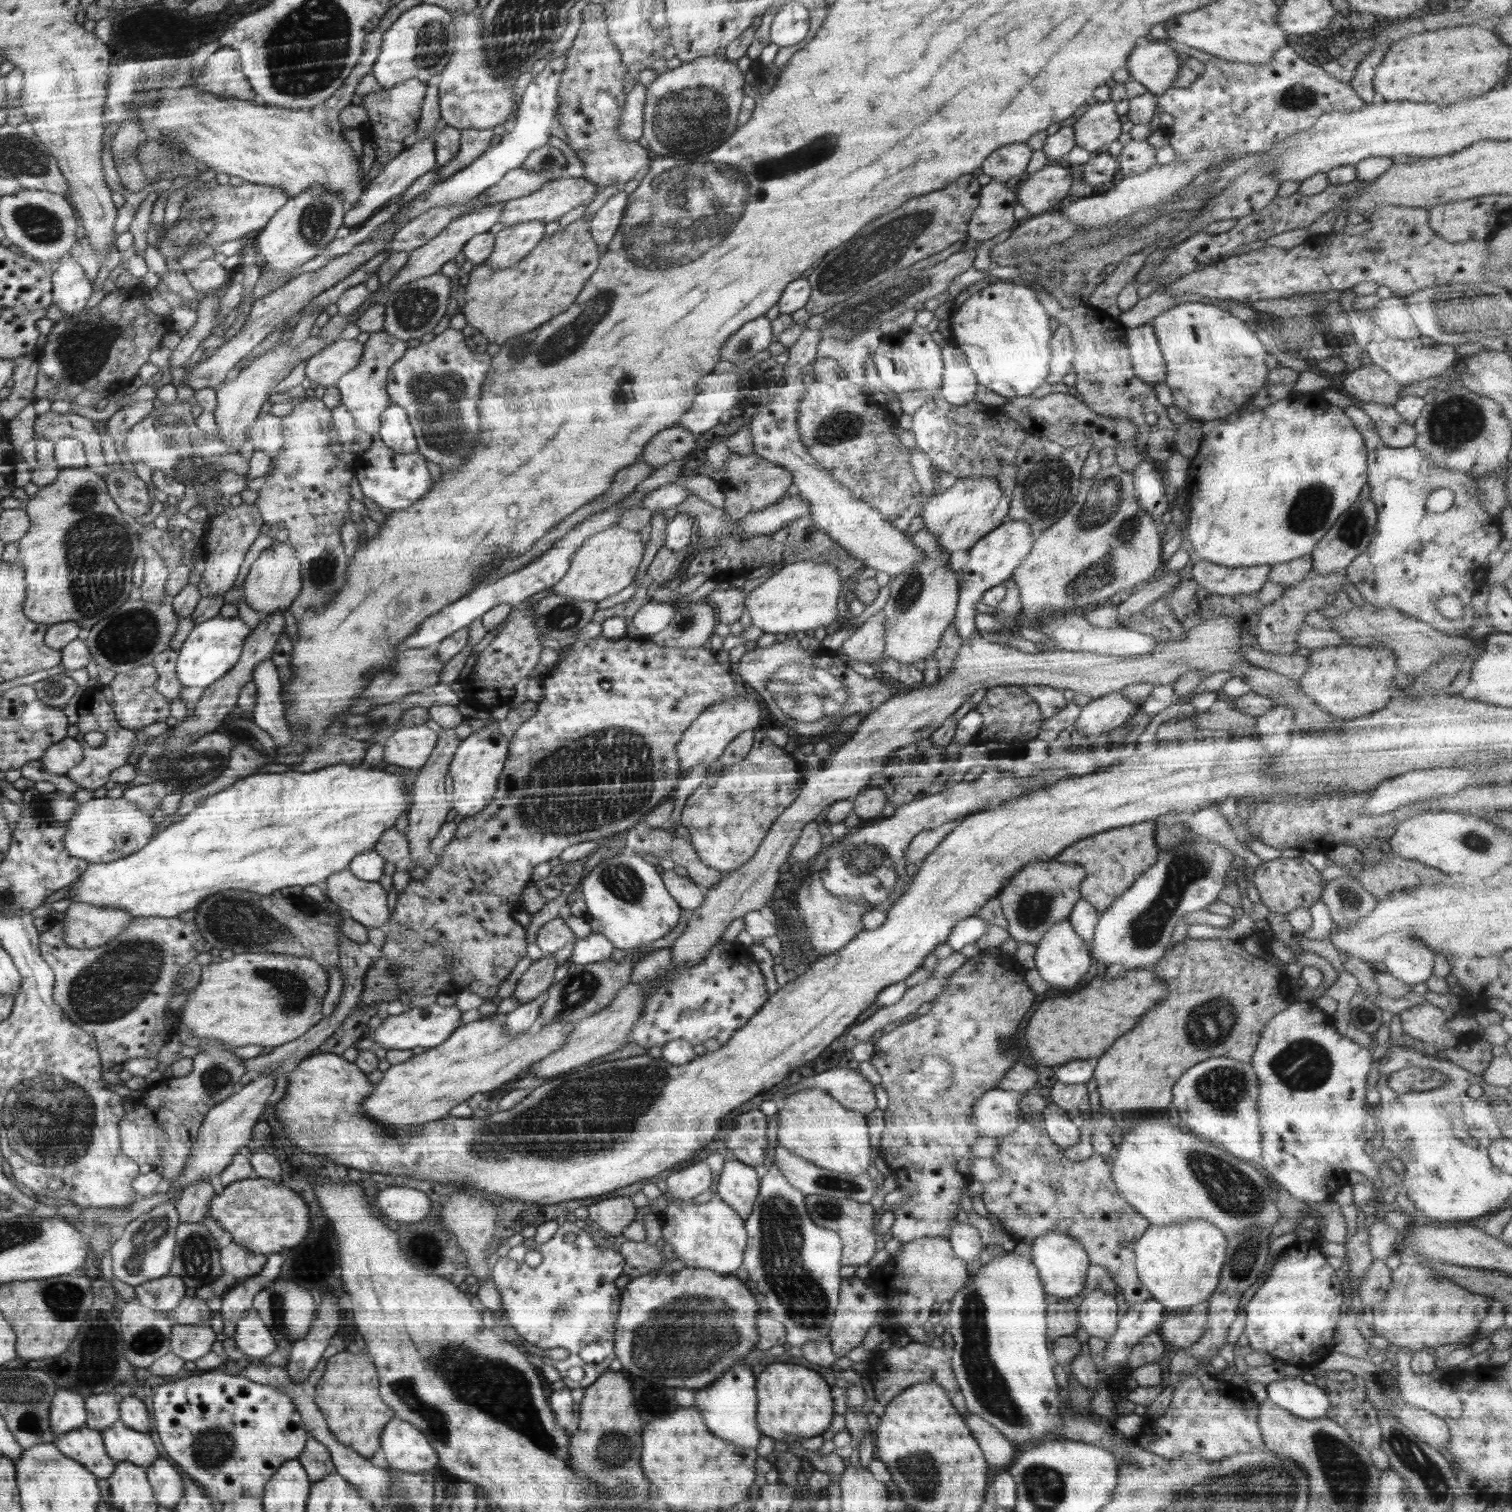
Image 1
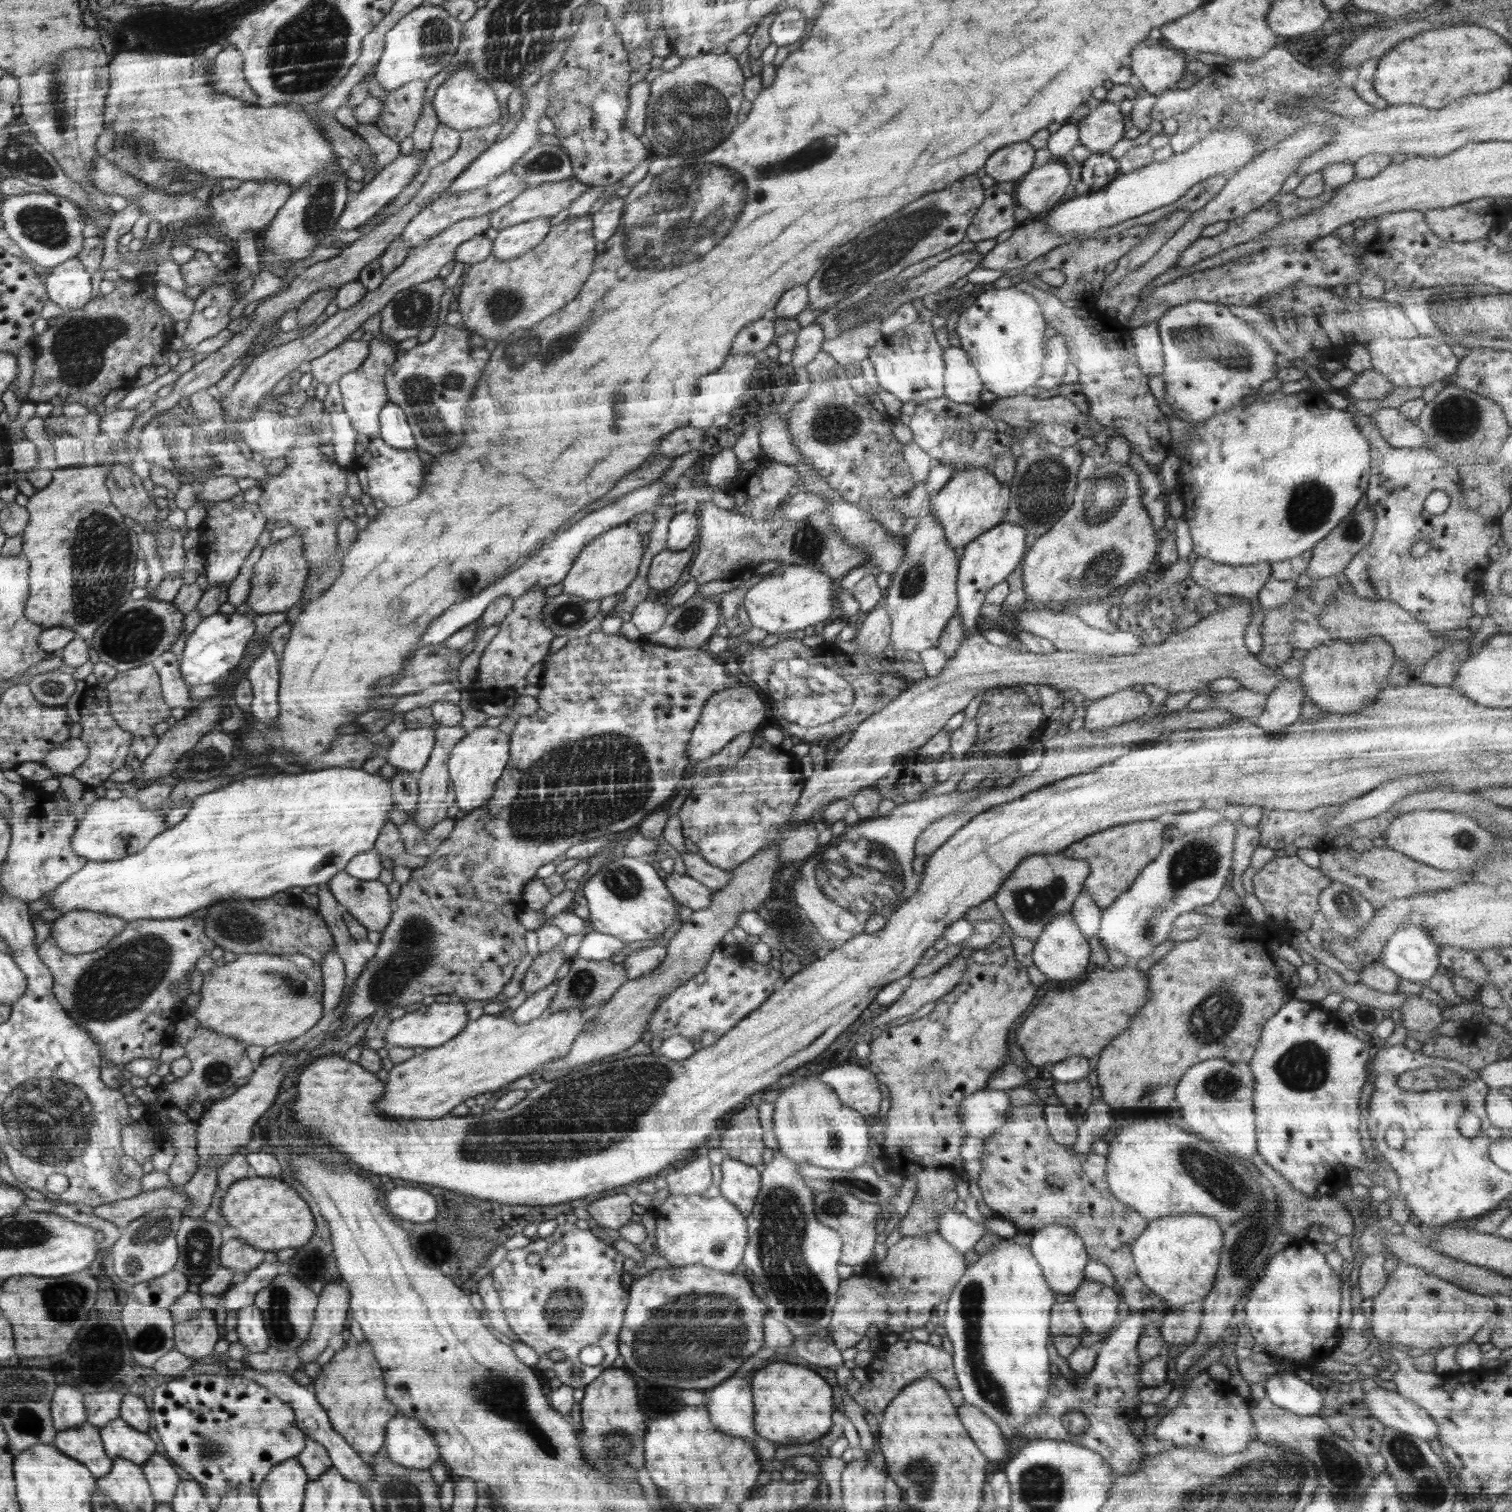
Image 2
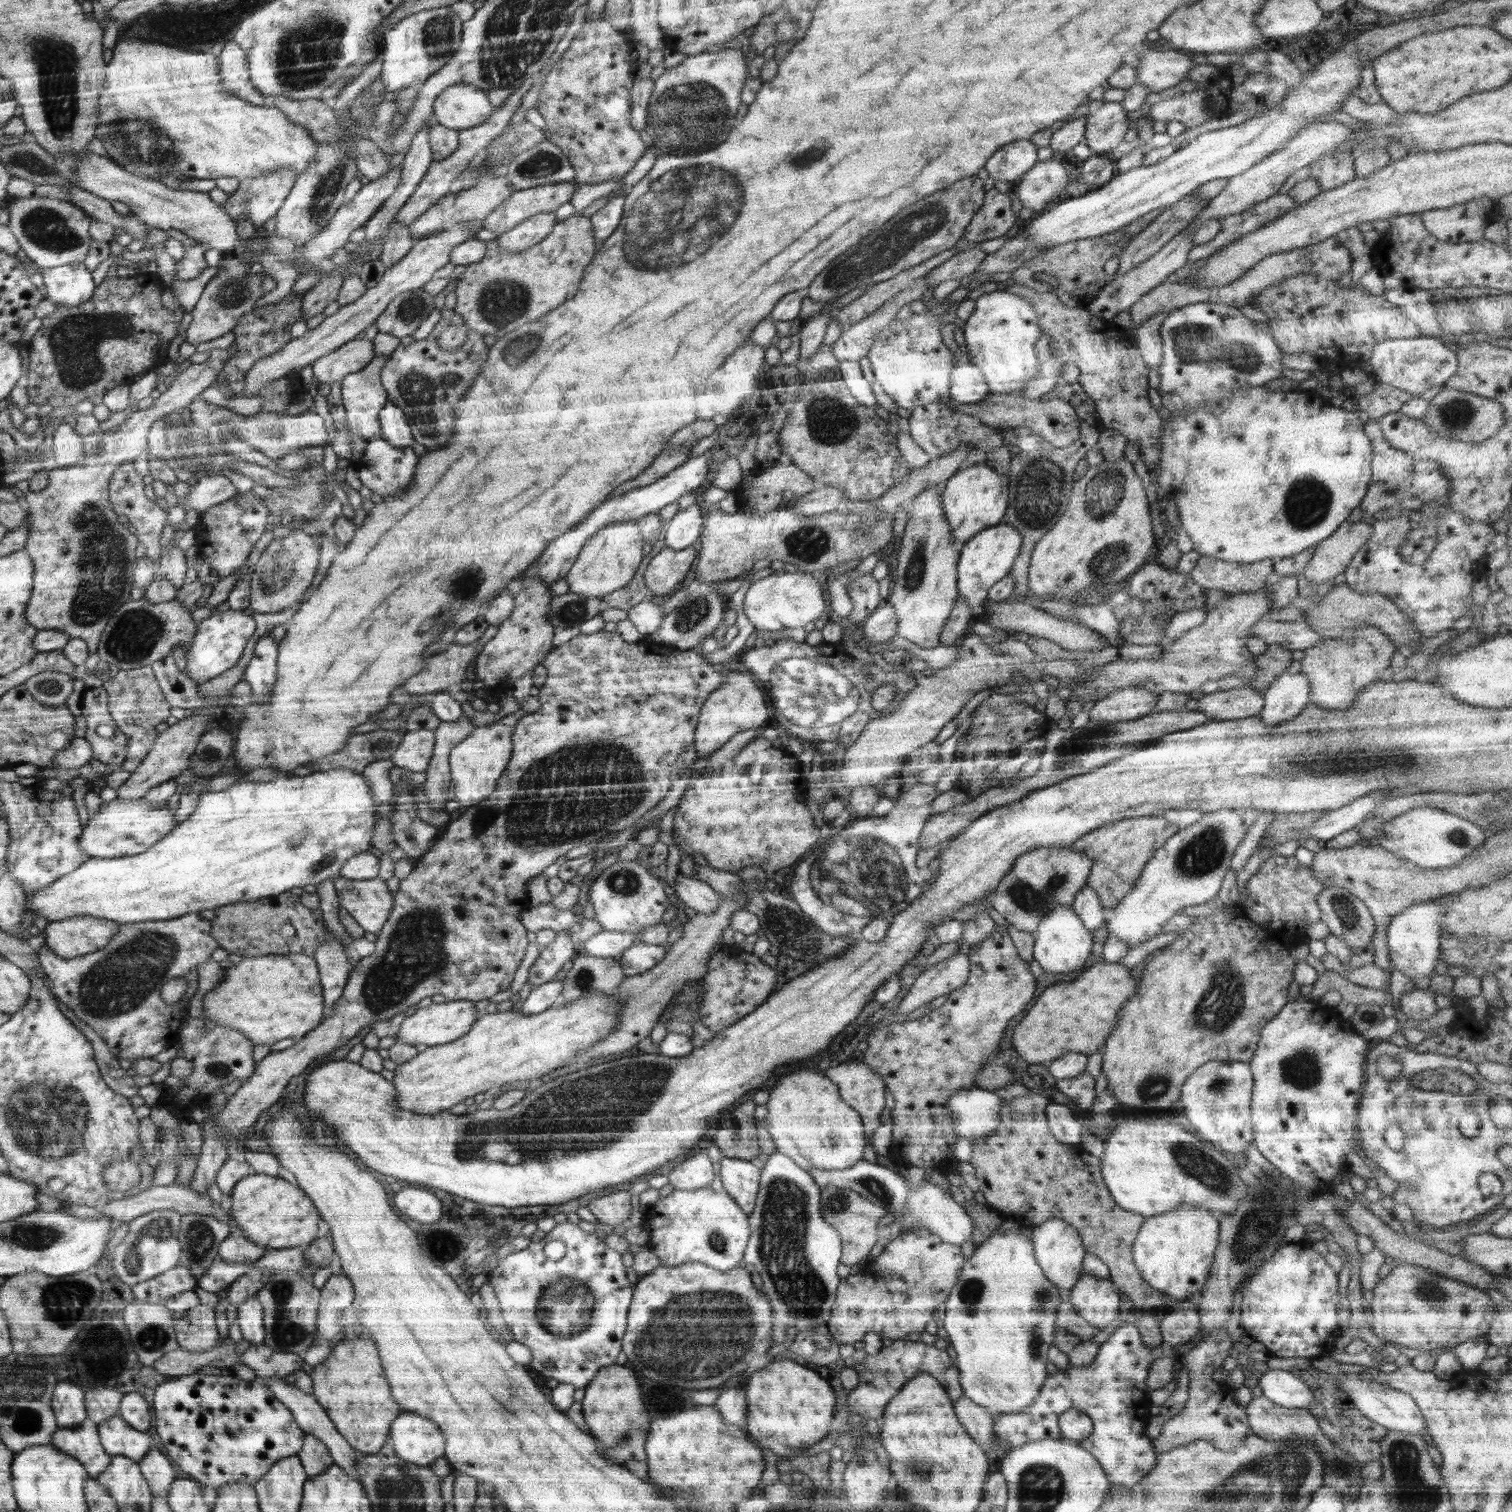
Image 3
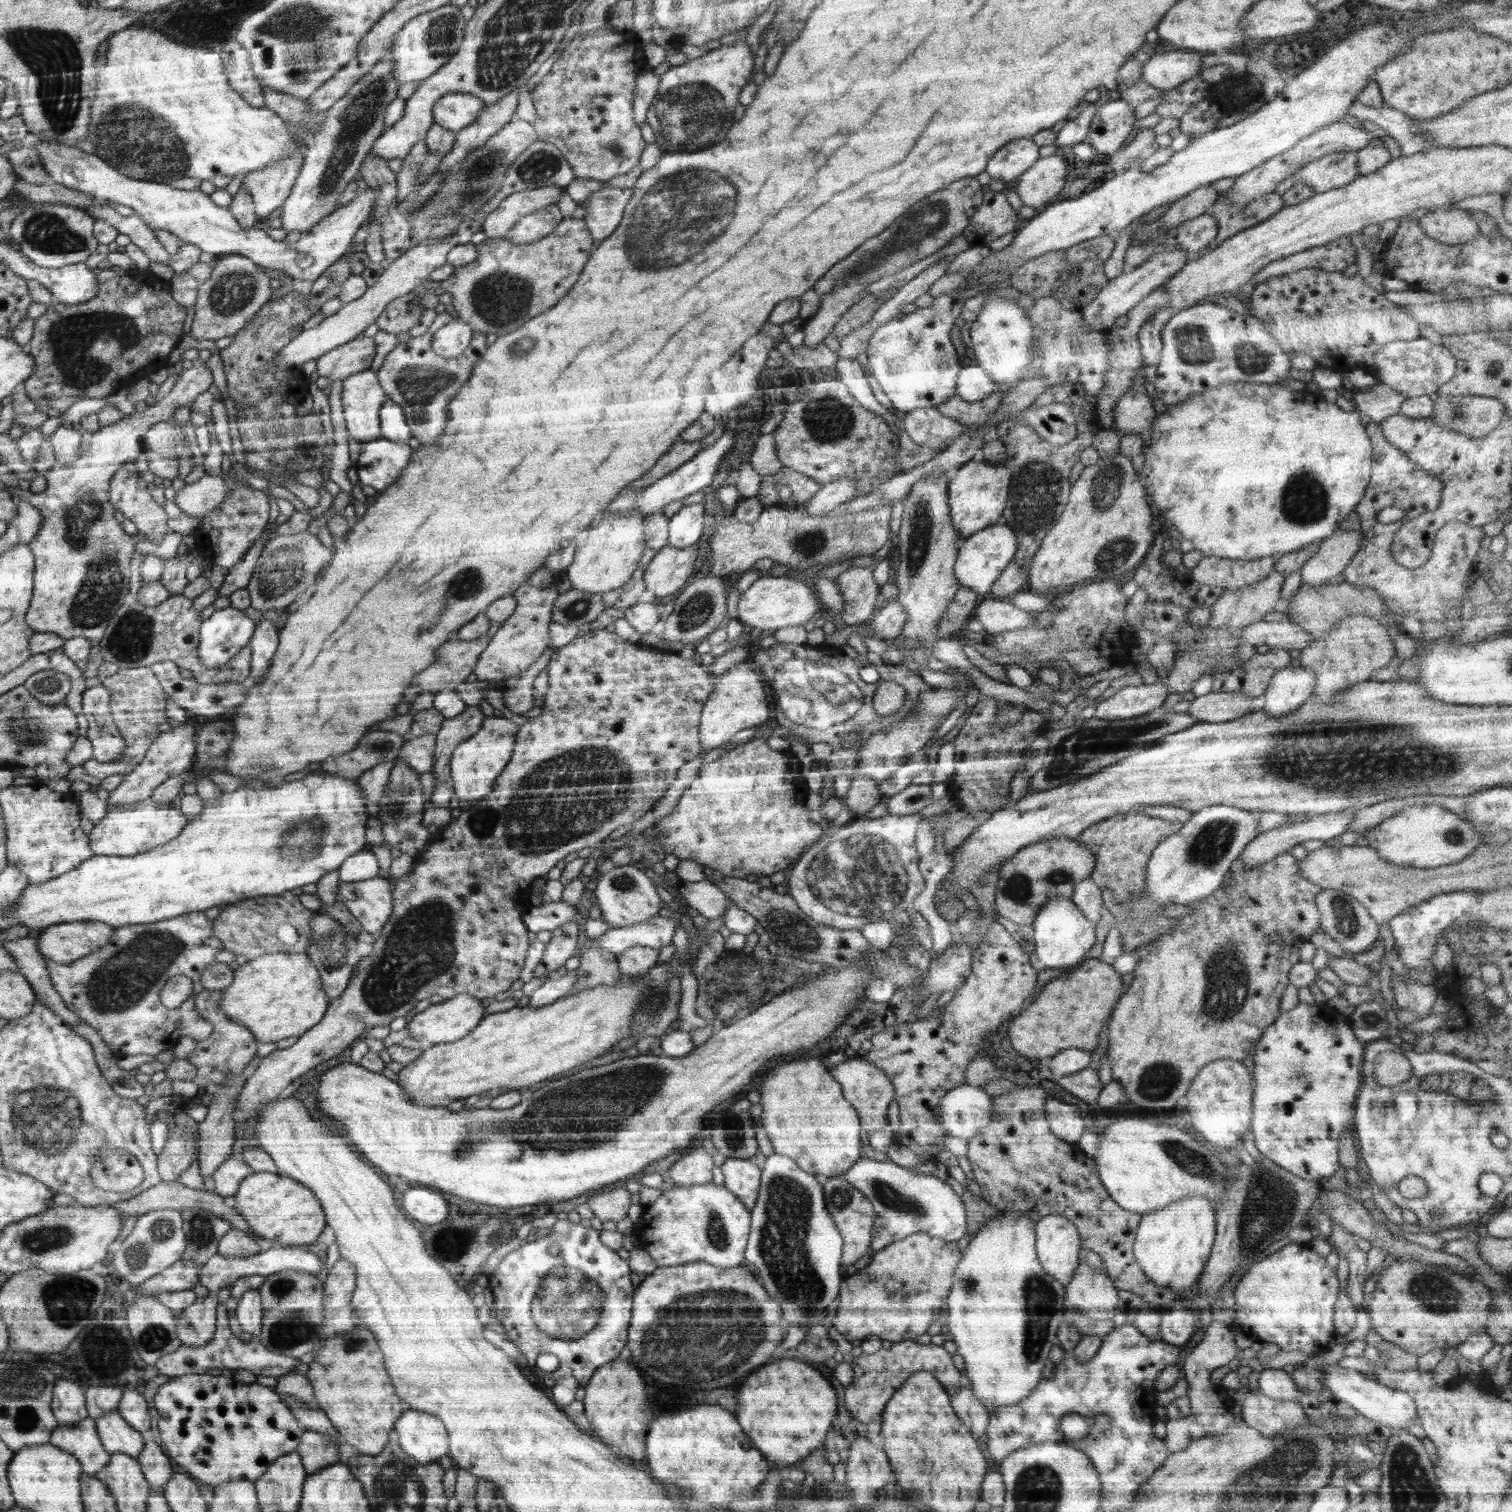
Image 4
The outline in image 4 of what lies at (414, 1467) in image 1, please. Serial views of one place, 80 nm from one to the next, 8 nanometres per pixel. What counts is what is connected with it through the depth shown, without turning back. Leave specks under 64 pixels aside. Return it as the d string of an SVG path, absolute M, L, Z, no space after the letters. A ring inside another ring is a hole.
M408 1410L393 1431L398 1444L420 1464L436 1462L450 1451L450 1433L443 1420L433 1414Z

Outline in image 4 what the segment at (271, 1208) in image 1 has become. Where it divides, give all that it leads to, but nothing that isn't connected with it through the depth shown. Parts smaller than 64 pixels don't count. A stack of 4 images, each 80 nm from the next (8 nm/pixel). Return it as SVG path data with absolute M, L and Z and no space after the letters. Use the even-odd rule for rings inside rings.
M252 1172L241 1183L231 1199L235 1207L245 1216L252 1236L258 1234L274 1245L312 1244L327 1227L326 1213L310 1188L288 1176L271 1172Z

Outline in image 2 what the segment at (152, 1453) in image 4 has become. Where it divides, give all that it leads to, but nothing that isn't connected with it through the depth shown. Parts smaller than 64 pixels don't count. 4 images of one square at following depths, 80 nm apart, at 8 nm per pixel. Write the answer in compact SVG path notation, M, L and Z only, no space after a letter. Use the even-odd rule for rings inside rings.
M156 1453L142 1465L152 1487L155 1499L161 1503L169 1503L175 1497L180 1476L174 1470L174 1466L164 1458L164 1455Z

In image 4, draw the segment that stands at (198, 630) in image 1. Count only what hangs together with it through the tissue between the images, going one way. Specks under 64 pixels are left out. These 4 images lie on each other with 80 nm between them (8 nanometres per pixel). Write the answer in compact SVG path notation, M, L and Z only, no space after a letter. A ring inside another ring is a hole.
M217 610L200 627L198 660L206 670L220 670L248 647L256 631L254 619L250 620L243 610Z

